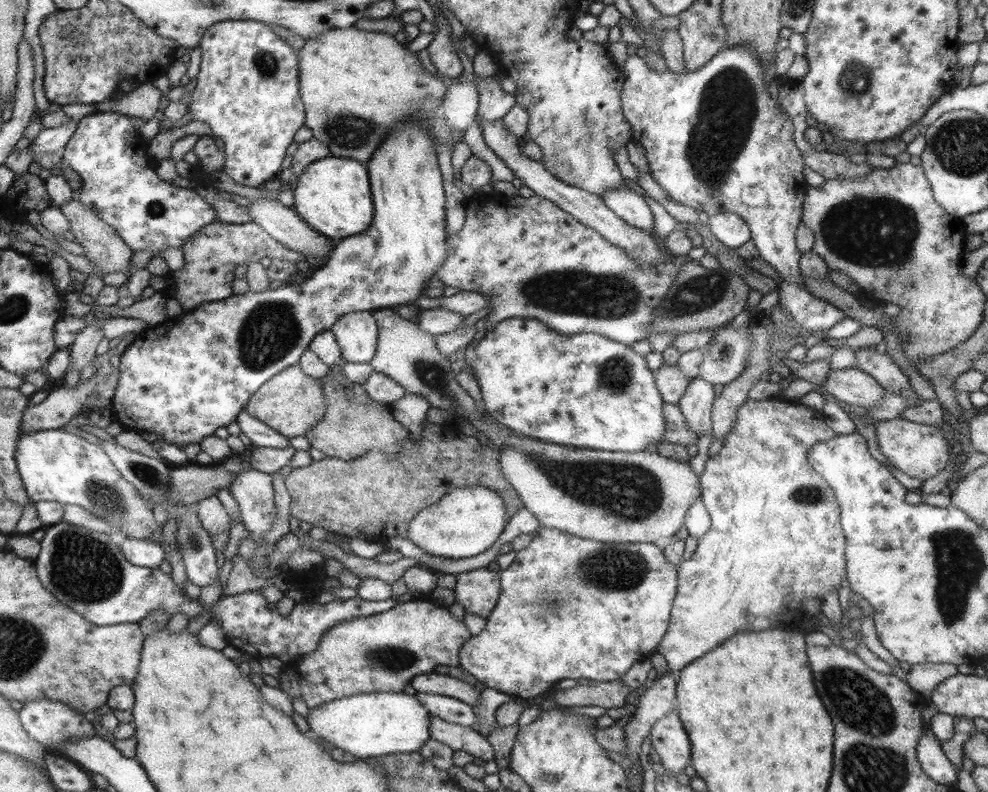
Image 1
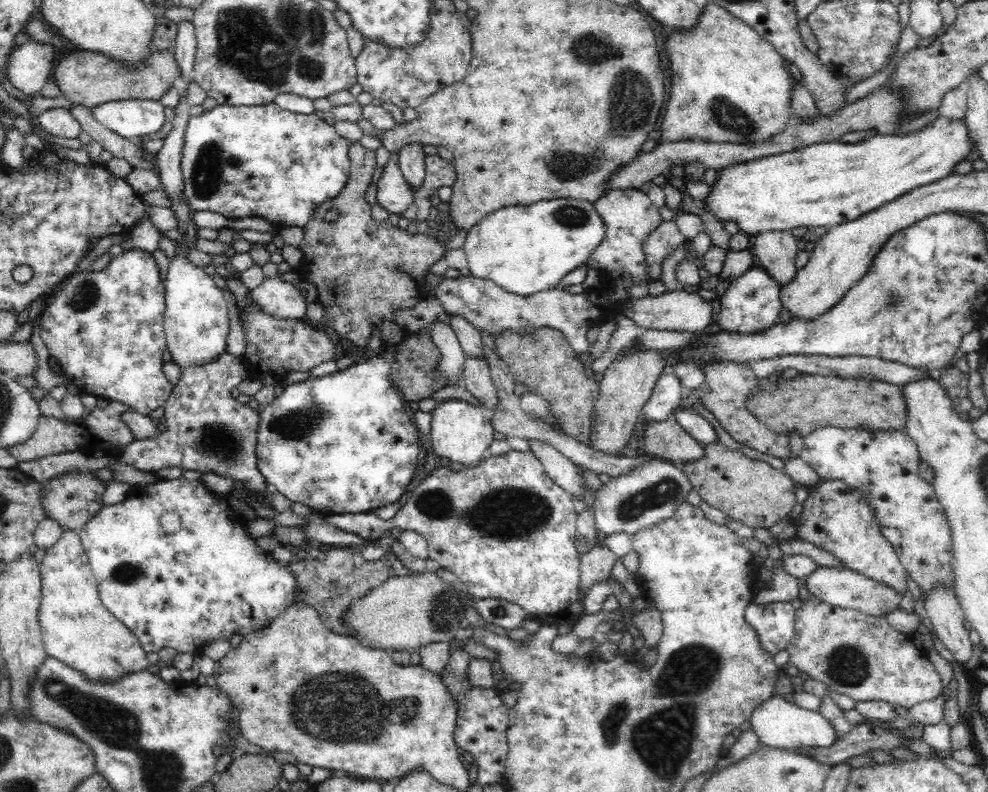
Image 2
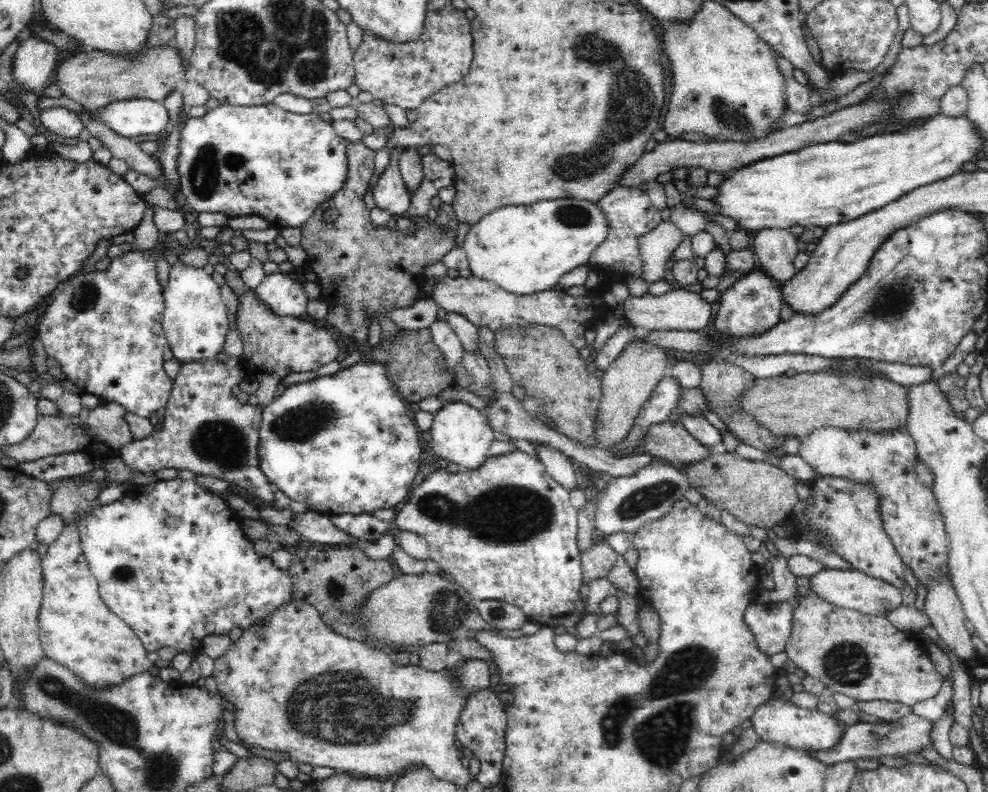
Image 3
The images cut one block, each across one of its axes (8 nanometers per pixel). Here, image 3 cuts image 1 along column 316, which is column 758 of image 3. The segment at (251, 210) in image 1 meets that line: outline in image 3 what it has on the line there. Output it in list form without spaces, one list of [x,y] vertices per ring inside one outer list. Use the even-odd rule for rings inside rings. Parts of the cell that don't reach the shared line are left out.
[[[764,228],[752,234],[750,250],[758,256],[764,270],[778,284],[786,284],[798,272],[794,270],[794,258],[798,252],[796,244],[800,240],[784,228]]]

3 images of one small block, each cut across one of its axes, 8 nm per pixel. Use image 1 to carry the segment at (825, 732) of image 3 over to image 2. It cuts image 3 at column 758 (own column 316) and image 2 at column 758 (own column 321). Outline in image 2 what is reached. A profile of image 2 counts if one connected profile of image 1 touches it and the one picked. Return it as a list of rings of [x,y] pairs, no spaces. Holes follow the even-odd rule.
[[[778,696],[766,700],[764,704],[758,704],[758,708],[752,712],[752,718],[746,728],[752,728],[752,732],[758,736],[760,744],[766,744],[768,748],[782,748],[782,750],[800,750],[804,748],[830,748],[836,744],[836,730],[826,716],[820,712],[810,712],[806,708],[800,708],[796,704],[790,704],[786,698]]]

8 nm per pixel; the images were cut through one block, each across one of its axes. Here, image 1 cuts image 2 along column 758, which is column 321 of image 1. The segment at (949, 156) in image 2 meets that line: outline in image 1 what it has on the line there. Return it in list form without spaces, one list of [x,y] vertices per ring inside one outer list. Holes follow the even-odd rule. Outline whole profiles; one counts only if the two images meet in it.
[[[327,156],[311,162],[297,180],[293,192],[293,210],[313,230],[339,242],[343,238],[353,240],[359,232],[365,232],[375,220],[375,204],[371,196],[371,180],[365,166],[357,160]]]

